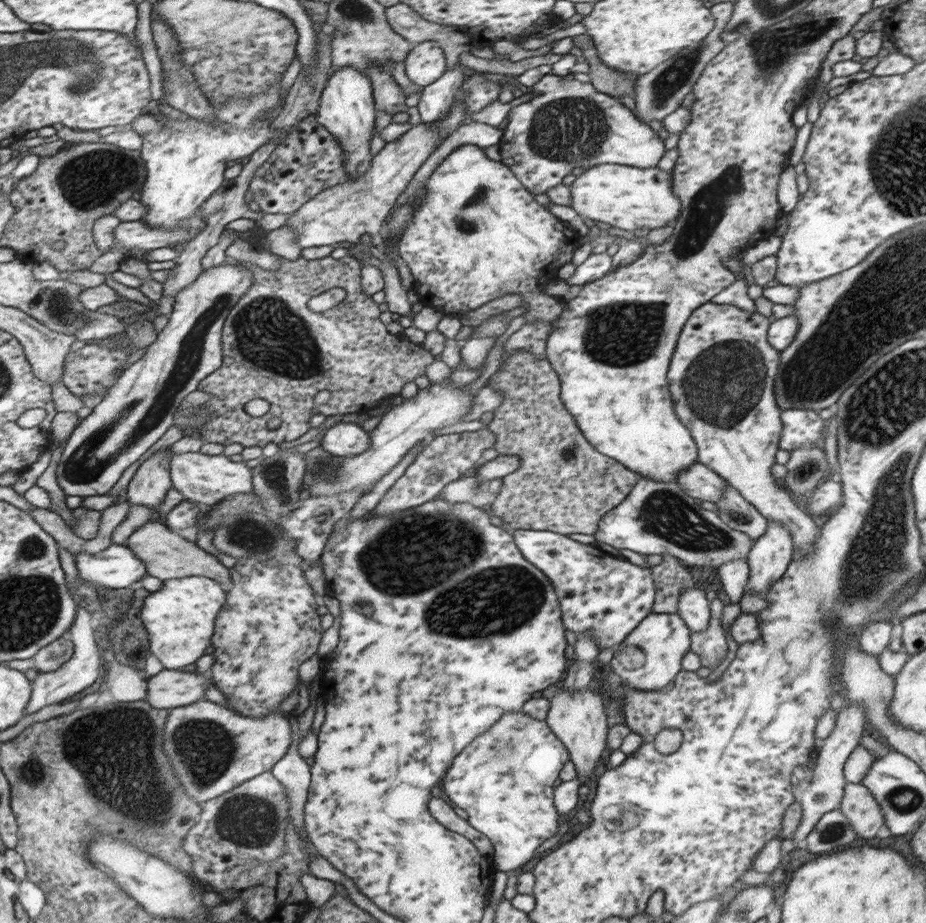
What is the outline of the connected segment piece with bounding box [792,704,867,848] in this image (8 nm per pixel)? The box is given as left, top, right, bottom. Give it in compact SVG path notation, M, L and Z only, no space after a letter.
M851 704L848 708L842 709L837 713L837 721L834 731L822 741L818 748L818 758L814 769L808 771L808 786L802 788L803 793L800 796L800 804L803 811L802 821L796 832L793 834L793 841L796 848L803 845L808 833L816 826L818 820L825 812L839 809L842 803L842 796L845 793L847 780L845 779L843 768L849 754L858 746L864 732L866 724L866 709L860 704Z

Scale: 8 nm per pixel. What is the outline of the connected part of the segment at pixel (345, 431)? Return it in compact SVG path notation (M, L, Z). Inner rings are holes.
M343 422L330 427L320 445L333 456L351 457L369 447L369 434L356 423Z

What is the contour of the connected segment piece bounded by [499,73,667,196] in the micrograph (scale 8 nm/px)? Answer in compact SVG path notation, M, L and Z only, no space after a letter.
M552 73L544 75L533 86L534 97L508 111L508 124L503 131L499 145L500 160L512 169L524 188L533 196L546 194L546 191L562 184L564 176L574 168L587 168L599 164L619 164L636 168L656 167L667 151L664 141L652 131L649 124L642 122L630 109L613 96L598 92L590 82L576 79L565 80Z

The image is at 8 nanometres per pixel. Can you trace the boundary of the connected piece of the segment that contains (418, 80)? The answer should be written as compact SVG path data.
M436 41L413 45L405 58L405 72L414 87L423 88L436 82L446 71L444 51Z

